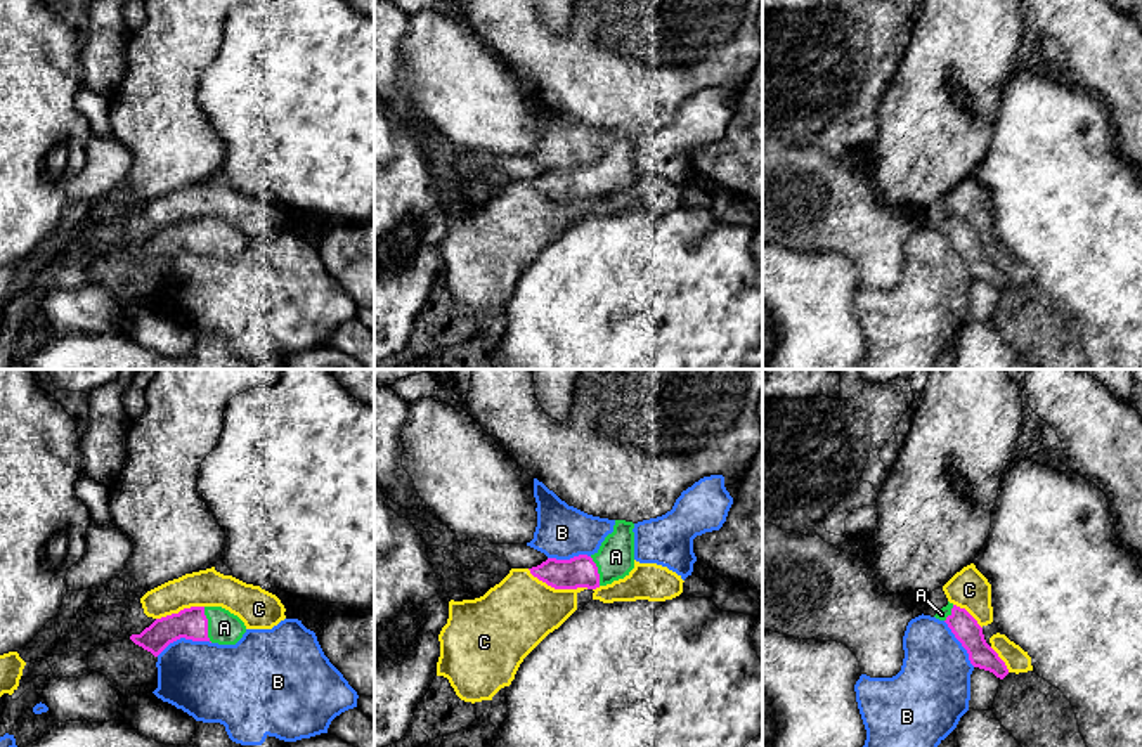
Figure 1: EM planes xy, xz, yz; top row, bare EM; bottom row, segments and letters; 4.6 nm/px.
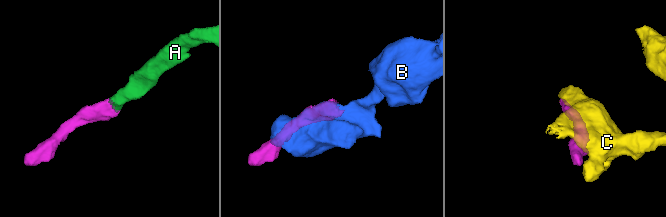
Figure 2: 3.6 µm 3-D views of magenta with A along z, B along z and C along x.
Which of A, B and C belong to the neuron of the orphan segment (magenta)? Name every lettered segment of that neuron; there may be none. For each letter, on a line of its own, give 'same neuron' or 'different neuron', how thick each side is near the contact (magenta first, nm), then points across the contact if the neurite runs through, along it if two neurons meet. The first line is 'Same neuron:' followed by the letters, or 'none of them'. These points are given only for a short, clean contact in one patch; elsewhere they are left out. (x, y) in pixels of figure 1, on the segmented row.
Same neuron: A
A: same neuron; calibres 140 and 160 nm; way xy (191, 623), (207, 624), (224, 628)
B: different neuron; calibres 140 and 360 nm
C: different neuron; calibres 150 and 340 nm

